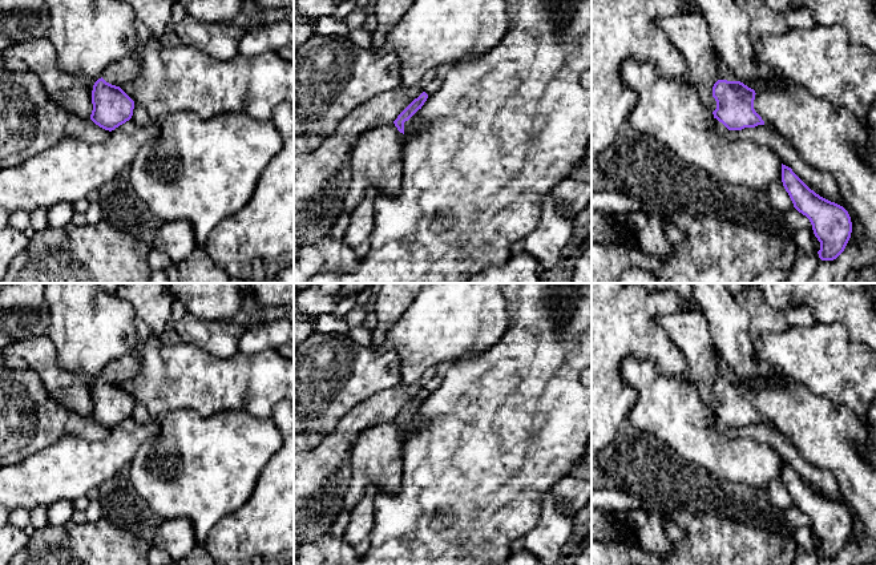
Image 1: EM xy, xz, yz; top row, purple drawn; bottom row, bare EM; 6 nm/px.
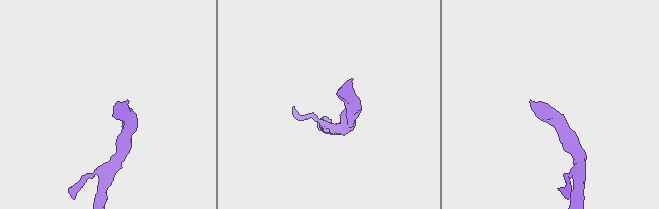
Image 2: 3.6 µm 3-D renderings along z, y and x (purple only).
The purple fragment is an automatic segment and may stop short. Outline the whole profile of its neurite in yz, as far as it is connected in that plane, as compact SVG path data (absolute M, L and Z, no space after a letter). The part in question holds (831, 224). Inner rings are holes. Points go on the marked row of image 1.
M782 164L782 182L794 207L806 215L815 237L820 242L818 251L821 261L836 259L845 249L852 222L848 211L811 190L791 168Z

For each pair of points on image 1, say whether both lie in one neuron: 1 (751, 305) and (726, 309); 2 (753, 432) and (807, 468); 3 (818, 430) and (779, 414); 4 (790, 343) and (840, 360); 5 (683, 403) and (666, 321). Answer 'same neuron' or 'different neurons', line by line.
1: different neurons
2: same neuron
3: same neuron
4: same neuron
5: different neurons

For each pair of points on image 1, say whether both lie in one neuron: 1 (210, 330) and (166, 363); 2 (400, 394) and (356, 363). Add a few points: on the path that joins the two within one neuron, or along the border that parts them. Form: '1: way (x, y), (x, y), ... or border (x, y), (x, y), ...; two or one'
1: border (181, 339), (194, 343), (221, 358); two
2: border (400, 382), (376, 391), (363, 400); two

